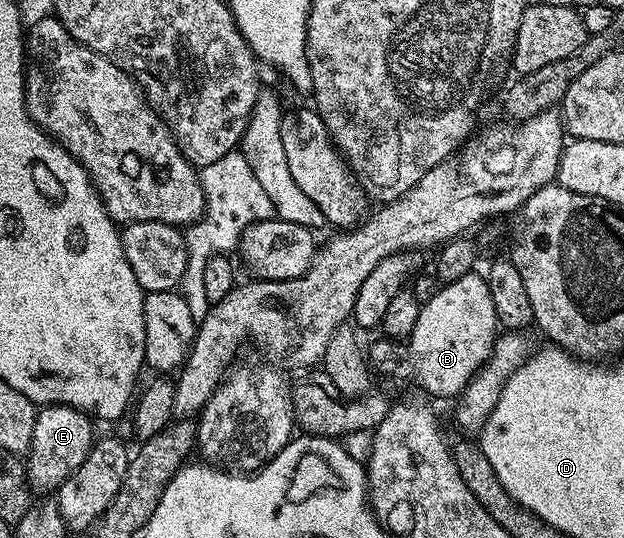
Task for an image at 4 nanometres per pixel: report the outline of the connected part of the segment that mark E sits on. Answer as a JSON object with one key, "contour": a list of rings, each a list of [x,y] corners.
{"contour":[[[45,405],[37,412],[32,446],[29,447],[26,454],[26,477],[33,490],[49,489],[49,491],[55,491],[59,489],[60,484],[67,477],[74,475],[74,471],[78,471],[78,467],[82,467],[86,455],[94,444],[92,425],[94,426],[93,418],[69,405]]]}

